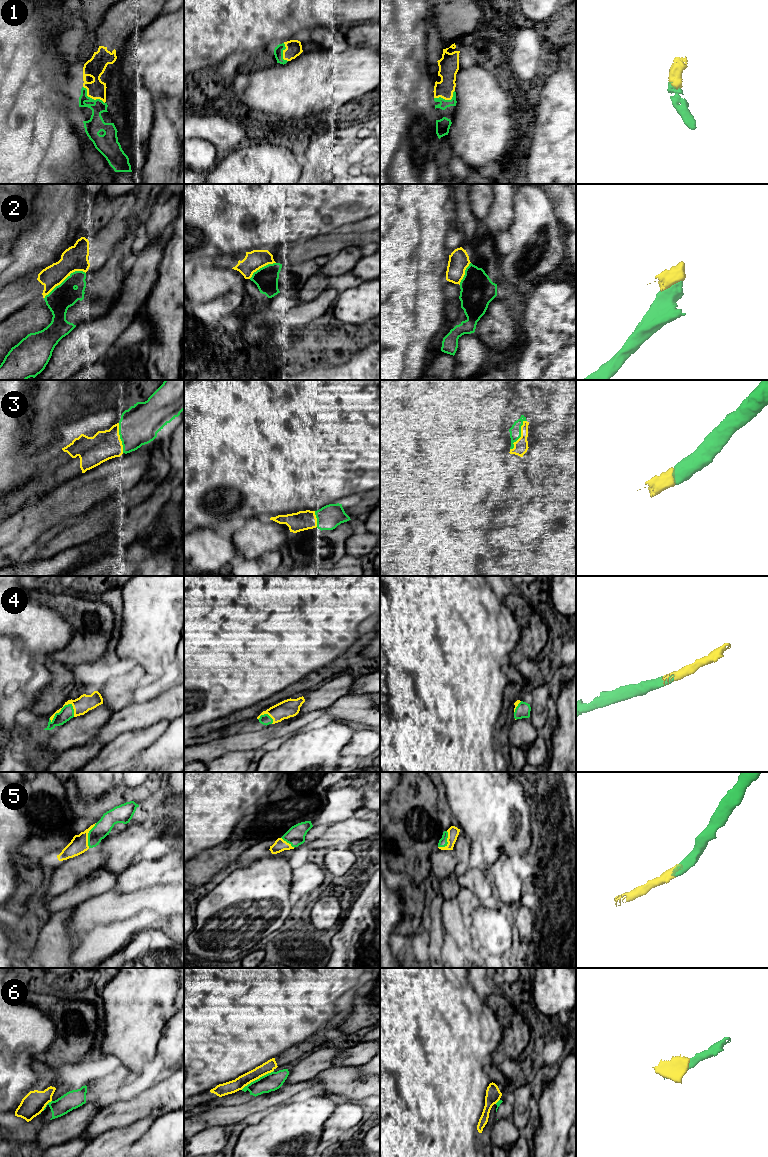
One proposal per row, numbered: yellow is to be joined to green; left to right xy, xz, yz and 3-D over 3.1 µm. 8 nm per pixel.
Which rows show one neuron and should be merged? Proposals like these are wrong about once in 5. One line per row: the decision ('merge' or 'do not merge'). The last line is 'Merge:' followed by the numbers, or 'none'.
1: merge
2: do not merge
3: merge
4: merge
5: merge
6: do not merge
Merge: 1, 3, 4, 5

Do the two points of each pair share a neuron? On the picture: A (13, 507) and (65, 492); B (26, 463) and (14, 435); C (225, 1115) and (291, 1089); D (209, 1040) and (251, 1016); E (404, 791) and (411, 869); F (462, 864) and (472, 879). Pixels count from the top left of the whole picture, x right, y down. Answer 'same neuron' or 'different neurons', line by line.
A: different neurons
B: same neuron
C: same neuron
D: same neuron
E: same neuron
F: different neurons

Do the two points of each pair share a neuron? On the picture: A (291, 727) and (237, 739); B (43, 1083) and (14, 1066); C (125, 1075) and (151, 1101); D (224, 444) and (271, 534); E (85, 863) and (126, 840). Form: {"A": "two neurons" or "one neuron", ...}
{"A": "one neuron", "B": "two neurons", "C": "two neurons", "D": "two neurons", "E": "two neurons"}

